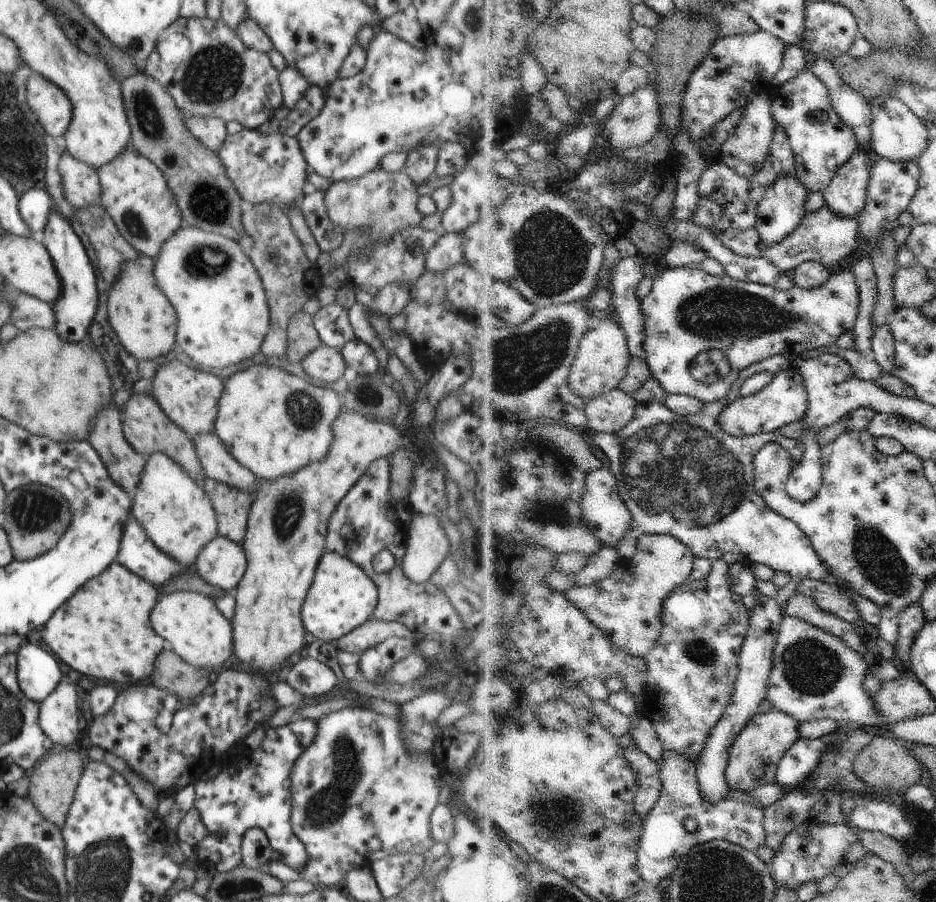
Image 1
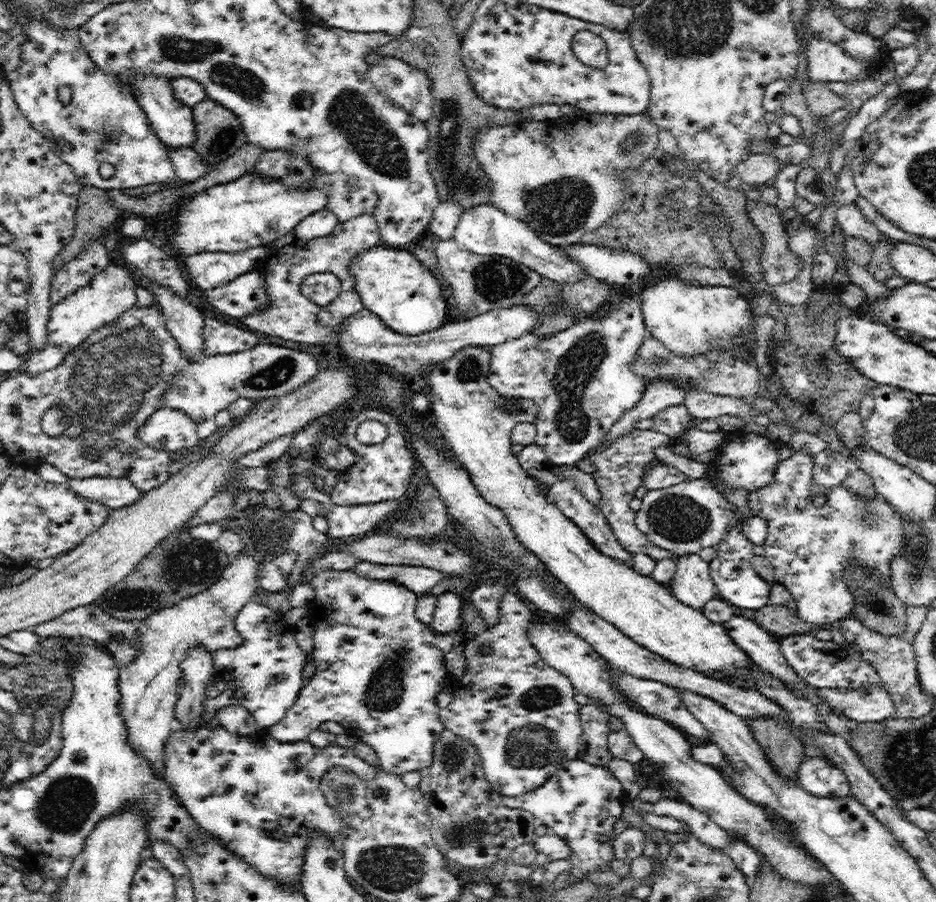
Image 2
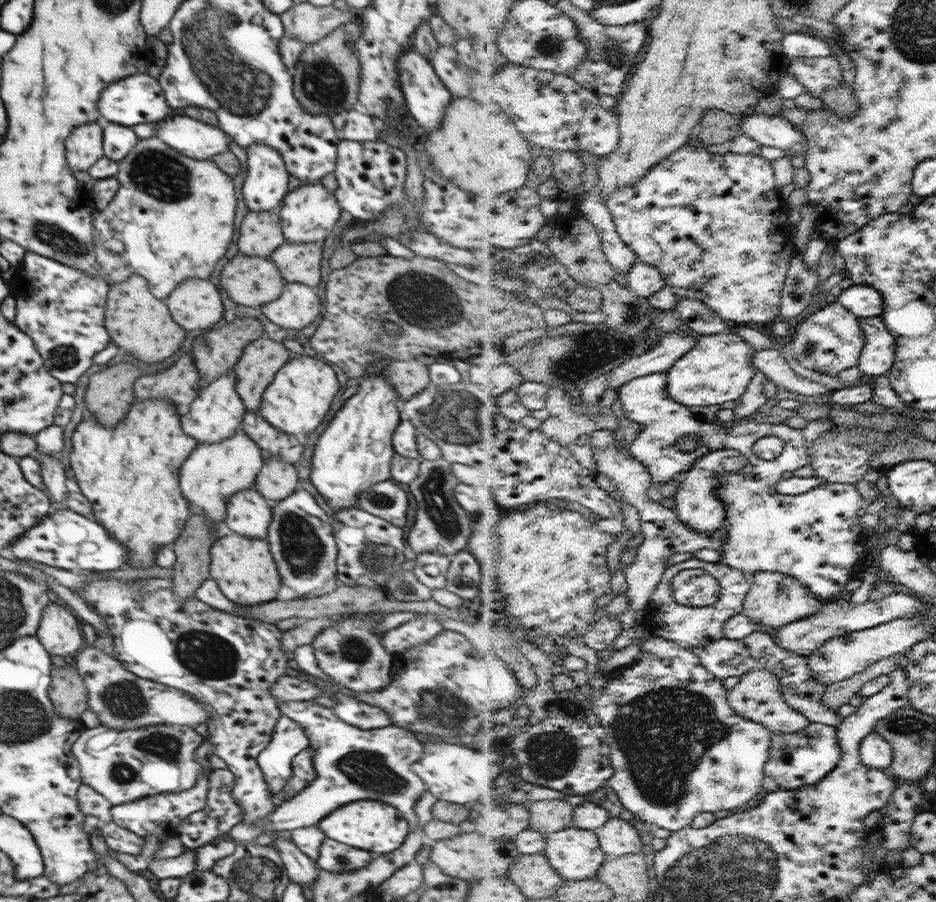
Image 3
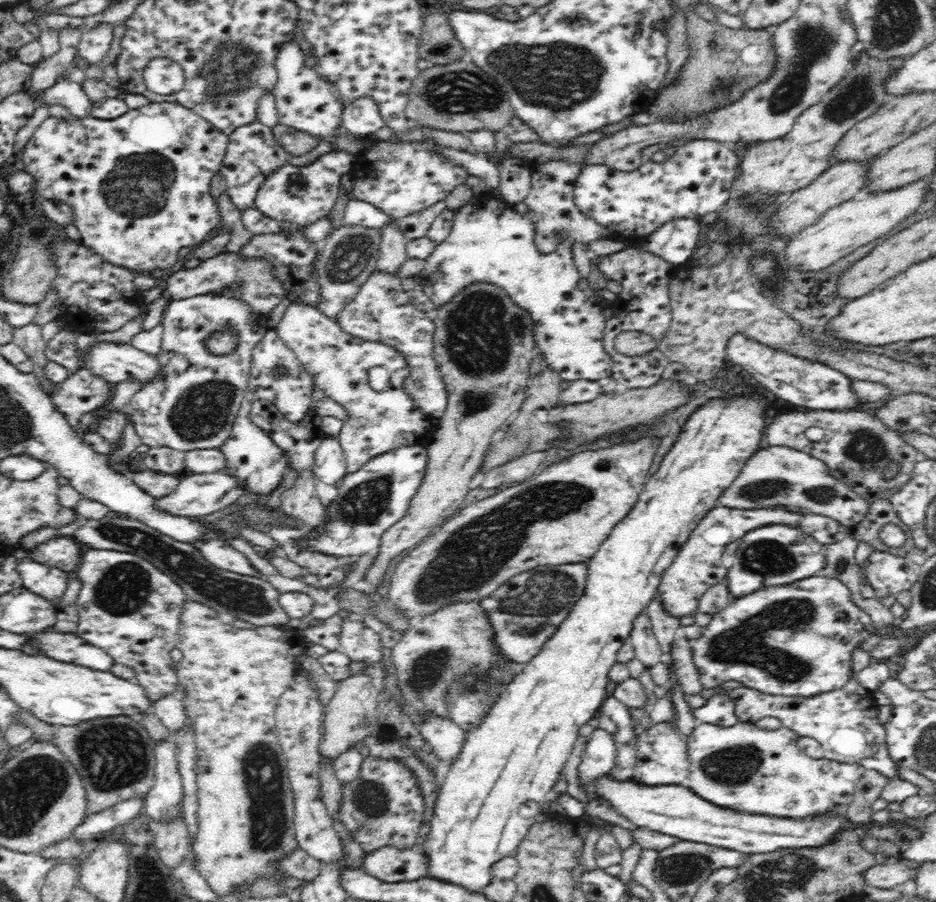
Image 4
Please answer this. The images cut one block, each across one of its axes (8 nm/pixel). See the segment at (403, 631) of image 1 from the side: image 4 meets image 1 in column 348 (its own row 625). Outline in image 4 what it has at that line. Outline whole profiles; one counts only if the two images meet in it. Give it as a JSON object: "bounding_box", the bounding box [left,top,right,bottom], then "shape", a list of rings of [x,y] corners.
{"bounding_box":[628,611,660,668],"shape":[[[642,611],[635,618],[628,640],[633,647],[635,657],[646,667],[650,668],[660,663],[660,645],[658,645],[656,637],[654,637],[652,622],[646,611]]]}

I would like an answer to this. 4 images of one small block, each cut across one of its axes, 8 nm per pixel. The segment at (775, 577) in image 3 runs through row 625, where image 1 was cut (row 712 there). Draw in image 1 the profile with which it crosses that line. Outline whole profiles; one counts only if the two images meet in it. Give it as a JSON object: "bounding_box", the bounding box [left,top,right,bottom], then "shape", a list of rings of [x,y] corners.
{"bounding_box":[726,708,803,793],"shape":[[[772,708],[766,714],[756,715],[732,749],[726,774],[726,780],[731,785],[731,789],[749,793],[760,786],[777,782],[780,763],[785,759],[790,748],[801,739],[802,724],[803,722],[798,718],[794,718],[788,712],[782,712],[780,708]]]}

